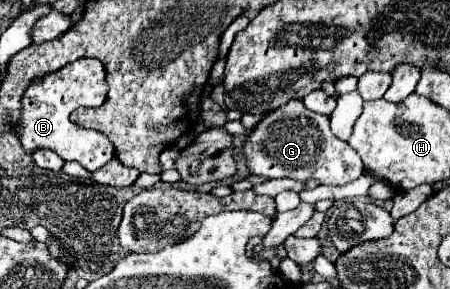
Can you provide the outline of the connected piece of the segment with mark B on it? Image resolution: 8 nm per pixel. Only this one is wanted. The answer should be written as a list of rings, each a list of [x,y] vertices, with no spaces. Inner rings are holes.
[[[78,59],[74,63],[68,63],[60,71],[46,73],[46,77],[34,79],[26,89],[26,95],[22,95],[22,109],[16,125],[16,135],[22,147],[26,149],[26,153],[32,153],[34,149],[52,149],[64,161],[78,161],[88,171],[100,169],[114,157],[114,145],[106,135],[88,131],[72,123],[68,119],[68,113],[78,107],[98,107],[106,101],[106,97],[106,69],[98,59]]]

